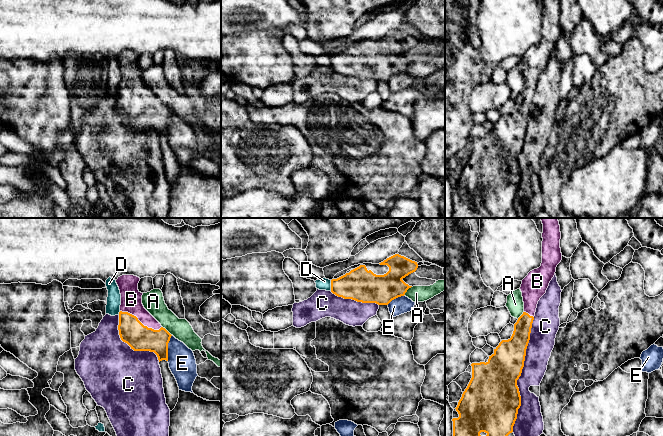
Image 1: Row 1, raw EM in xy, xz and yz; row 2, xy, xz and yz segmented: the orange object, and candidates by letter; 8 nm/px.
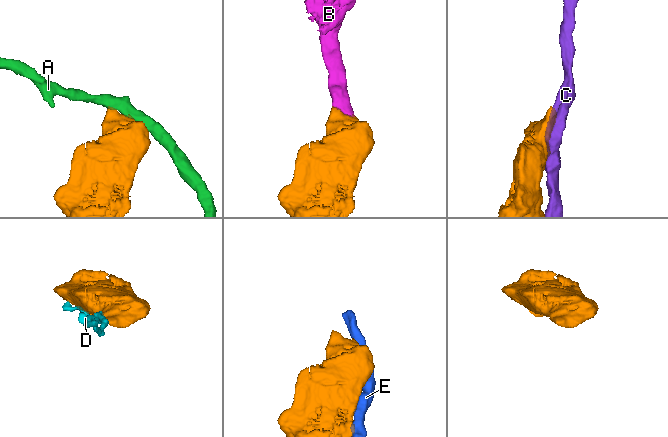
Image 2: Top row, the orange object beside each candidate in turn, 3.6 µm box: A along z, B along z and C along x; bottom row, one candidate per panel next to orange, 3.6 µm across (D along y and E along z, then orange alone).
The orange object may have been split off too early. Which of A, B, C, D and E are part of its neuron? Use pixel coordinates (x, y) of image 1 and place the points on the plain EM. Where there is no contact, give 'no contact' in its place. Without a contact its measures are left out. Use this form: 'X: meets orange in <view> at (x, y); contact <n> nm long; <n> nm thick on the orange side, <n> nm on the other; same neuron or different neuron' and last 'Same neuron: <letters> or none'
A: meets orange in xy at (167, 107); contact 110 nm long; 200 nm thick on the orange side, 170 nm on the other; different neuron
B: meets orange in xy at (140, 98); contact 360 nm long; 200 nm thick on the orange side, 180 nm on the other; same neuron
C: meets orange in yz at (520, 150); contact 950 nm long; 380 nm thick on the orange side, 200 nm on the other; different neuron
D: meets orange in xz at (331, 61); contact 90 nm long; 260 nm thick on the orange side, 100 nm on the other; different neuron
E: meets orange in xy at (167, 124); contact 220 nm long; 200 nm thick on the orange side, 220 nm on the other; different neuron
Same neuron: B

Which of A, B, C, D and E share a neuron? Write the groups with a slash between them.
A / B / C / D / E

